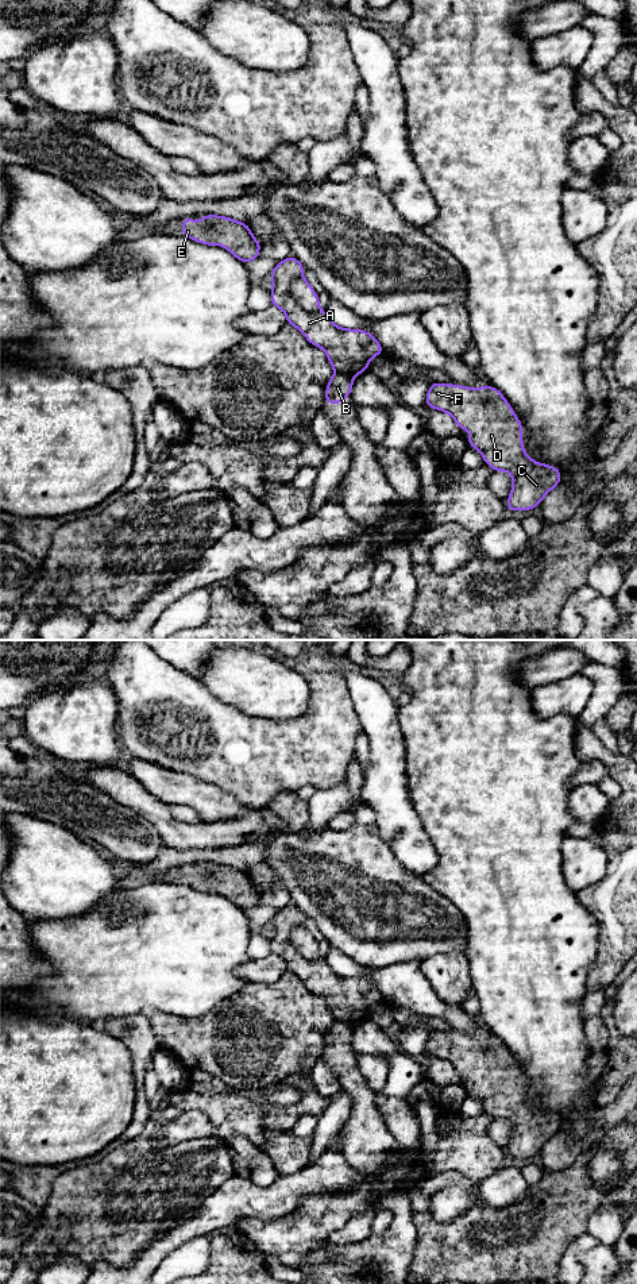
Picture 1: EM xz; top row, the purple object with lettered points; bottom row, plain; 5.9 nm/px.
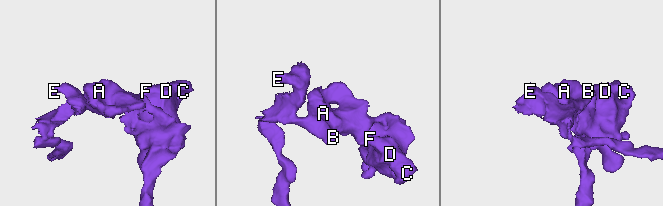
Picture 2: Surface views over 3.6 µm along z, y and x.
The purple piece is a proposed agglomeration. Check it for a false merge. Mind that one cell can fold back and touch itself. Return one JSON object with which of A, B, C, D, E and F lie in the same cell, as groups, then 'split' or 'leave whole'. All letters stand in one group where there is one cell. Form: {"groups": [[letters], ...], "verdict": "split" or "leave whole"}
{"groups": [["A", "C", "D", "F"], ["B", "E"]], "verdict": "split"}

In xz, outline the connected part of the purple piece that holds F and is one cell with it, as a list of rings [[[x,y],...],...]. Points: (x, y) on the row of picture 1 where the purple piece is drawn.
[[[433,382],[429,386],[425,406],[449,413],[460,429],[470,431],[467,447],[478,448],[486,464],[494,471],[509,471],[513,477],[510,497],[505,501],[507,510],[529,510],[560,483],[561,473],[551,466],[533,462],[524,451],[522,423],[502,393],[493,386],[470,389],[460,385]]]

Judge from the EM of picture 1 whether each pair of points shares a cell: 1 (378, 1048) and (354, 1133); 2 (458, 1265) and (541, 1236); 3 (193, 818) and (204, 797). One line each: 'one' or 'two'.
1: two
2: one
3: two

